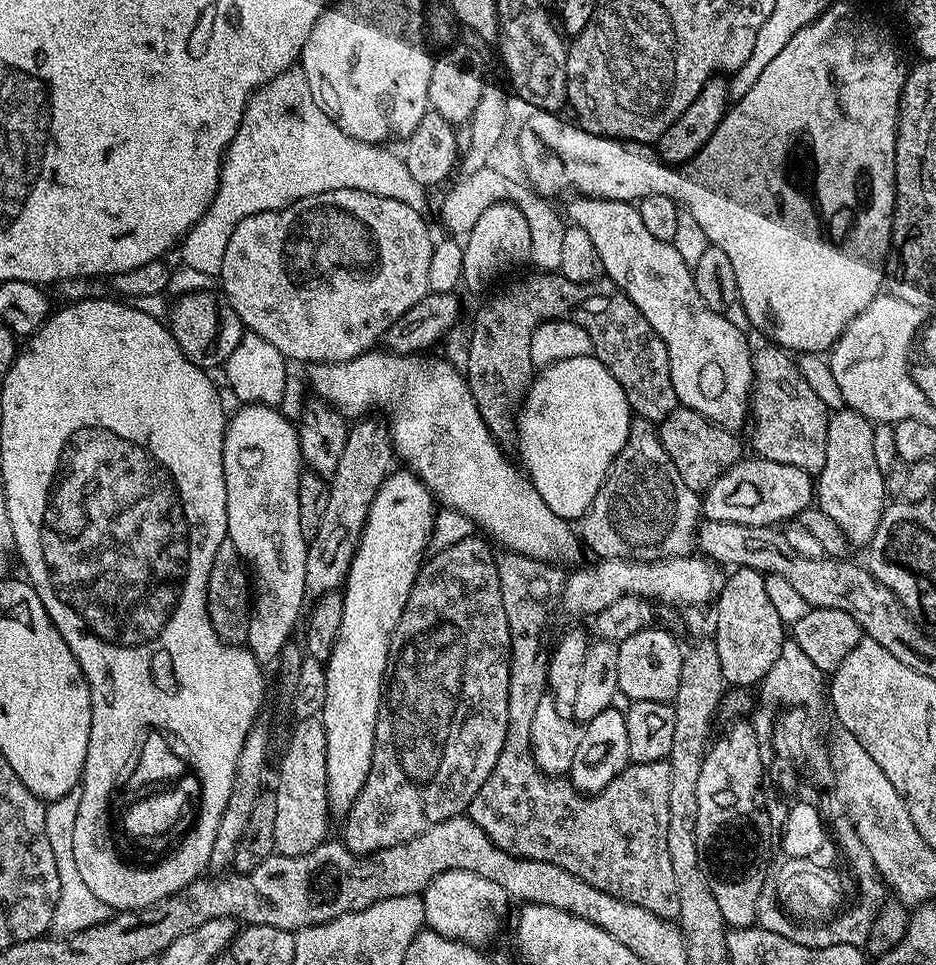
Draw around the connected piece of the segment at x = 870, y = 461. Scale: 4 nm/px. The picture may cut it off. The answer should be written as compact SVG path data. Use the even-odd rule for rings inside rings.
M847 406L833 411L828 417L828 433L826 434L826 466L814 480L814 500L818 507L834 522L838 522L838 530L846 534L849 545L853 549L867 549L874 538L874 530L878 530L878 522L882 522L882 514L886 507L884 500L884 480L886 474L878 466L874 458L874 424L862 414L858 414Z

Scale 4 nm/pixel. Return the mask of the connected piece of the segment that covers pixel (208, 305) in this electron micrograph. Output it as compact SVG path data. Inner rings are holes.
M216 290L194 292L177 299L172 313L166 316L166 323L172 330L176 346L186 354L194 366L205 370L219 369L234 354L238 342L245 334L245 326L234 314L227 296ZM217 292L217 293L216 293Z

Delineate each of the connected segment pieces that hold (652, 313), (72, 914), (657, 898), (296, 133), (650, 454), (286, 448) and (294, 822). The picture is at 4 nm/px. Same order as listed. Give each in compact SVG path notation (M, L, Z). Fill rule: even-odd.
M576 196L569 199L567 219L586 234L594 242L594 250L598 250L600 267L603 275L618 285L642 310L642 318L654 326L658 338L666 342L666 354L670 358L670 382L674 382L674 394L683 407L702 414L708 420L729 430L740 430L745 427L750 416L750 393L752 391L752 353L748 348L748 340L744 332L732 320L727 320L724 312L716 312L698 294L698 286L694 286L692 268L684 261L682 253L676 249L675 243L658 242L646 225L642 223L642 214L635 203L626 200L599 200L593 196Z
M79 791L66 794L57 800L47 801L44 813L46 814L46 838L50 838L50 850L54 850L54 862L58 862L58 906L54 910L52 928L60 934L81 932L91 924L100 924L108 919L110 909L106 902L98 902L97 896L86 886L82 874L78 874L78 866L74 863L74 817L78 814Z
M504 550L496 556L496 573L502 590L502 606L506 606L506 622L510 626L512 643L506 742L502 742L502 754L498 754L498 762L494 762L490 778L482 782L478 794L474 794L468 803L467 816L488 835L494 846L515 856L550 862L550 866L562 866L562 870L570 870L570 874L582 878L582 882L590 882L590 886L614 894L614 898L634 902L634 906L642 906L650 910L650 914L675 921L680 914L680 899L674 886L674 866L670 866L670 846L666 846L666 834L670 826L668 761L629 763L602 791L591 794L579 792L571 779L548 776L536 767L530 746L530 722L534 722L534 710L538 710L538 702L548 687L549 653L546 644L544 648L544 631L564 593L566 572L555 564Z
M299 66L288 68L278 74L278 78L263 84L248 100L238 134L234 134L230 146L224 152L218 190L206 214L202 214L202 218L184 235L178 245L179 263L213 278L219 277L222 258L226 255L226 246L230 243L230 234L234 234L234 226L238 226L242 218L250 218L250 214L276 212L302 198L310 198L314 194L330 190L366 190L366 194L394 198L398 202L406 202L410 210L427 213L429 193L418 182L414 182L410 170L406 170L403 155L396 153L395 156L390 149L391 147L382 144L367 144L356 140L342 131L321 110L318 102L314 102L310 82L306 82L303 70Z
M633 419L626 442L622 450L608 467L606 478L594 494L594 502L590 502L587 512L582 517L582 540L597 553L597 557L609 560L665 560L671 556L686 556L696 548L696 529L702 519L702 500L698 493L686 482L682 482L682 474L678 474L674 462L670 462L670 454L660 441L657 425L651 420Z
M246 404L238 410L236 414L227 421L224 430L224 477L226 478L226 526L228 527L228 540L236 547L240 559L250 569L251 579L254 581L254 599L250 604L250 615L248 617L248 639L246 647L254 654L254 658L262 666L268 663L279 661L282 650L293 639L292 631L296 628L296 623L301 623L302 613L306 608L306 597L304 587L306 586L306 554L308 553L308 541L302 534L302 526L298 522L298 482L302 471L302 461L300 459L300 433L297 425L292 424L280 413L279 407L271 404Z
M311 716L305 720L296 720L293 725L274 785L278 802L278 811L274 818L274 846L281 856L306 854L329 839L330 809L324 723L319 716Z

